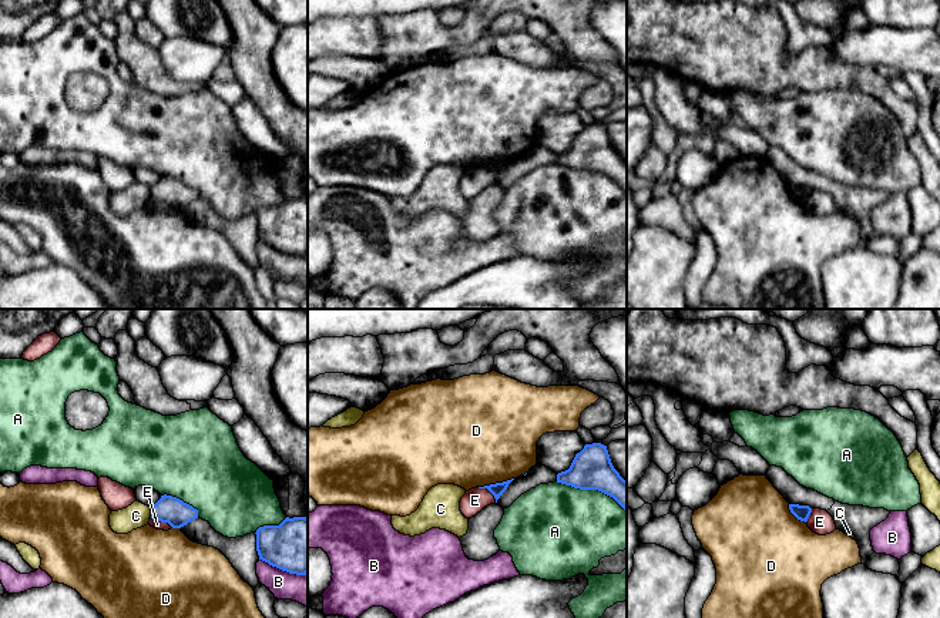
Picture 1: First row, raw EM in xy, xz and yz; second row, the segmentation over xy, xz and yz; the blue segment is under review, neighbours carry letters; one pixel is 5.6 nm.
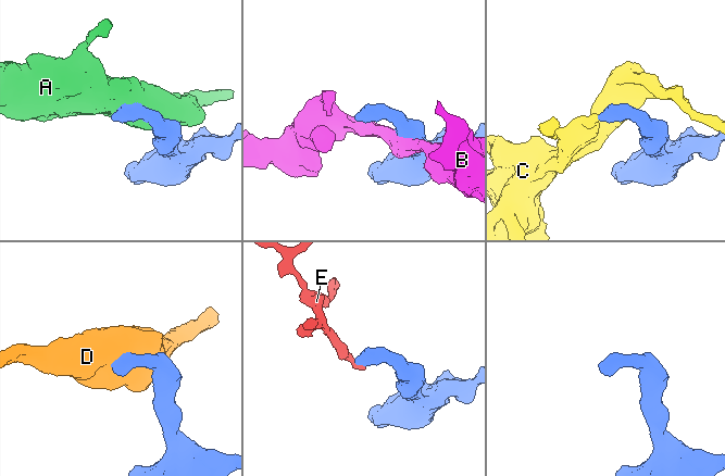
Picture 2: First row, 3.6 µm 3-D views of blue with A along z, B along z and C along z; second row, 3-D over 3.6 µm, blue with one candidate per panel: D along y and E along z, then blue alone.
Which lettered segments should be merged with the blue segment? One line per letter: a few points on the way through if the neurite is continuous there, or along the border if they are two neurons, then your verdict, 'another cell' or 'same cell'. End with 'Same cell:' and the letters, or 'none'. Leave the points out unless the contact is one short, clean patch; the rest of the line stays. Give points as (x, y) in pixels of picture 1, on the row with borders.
A: another cell
B: another cell
C: border along xy (150, 507), (151, 516); another cell
D: border along xz (513, 477), (479, 487); another cell
E: border along xy (150, 517), (167, 521), (173, 527); another cell
Same cell: none

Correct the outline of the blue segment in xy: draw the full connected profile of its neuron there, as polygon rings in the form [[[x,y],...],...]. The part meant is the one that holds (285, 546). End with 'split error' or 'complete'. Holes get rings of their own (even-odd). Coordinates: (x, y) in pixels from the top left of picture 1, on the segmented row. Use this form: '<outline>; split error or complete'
[[[286,517],[279,525],[256,530],[259,560],[296,575],[308,574],[308,518]]]; complete

